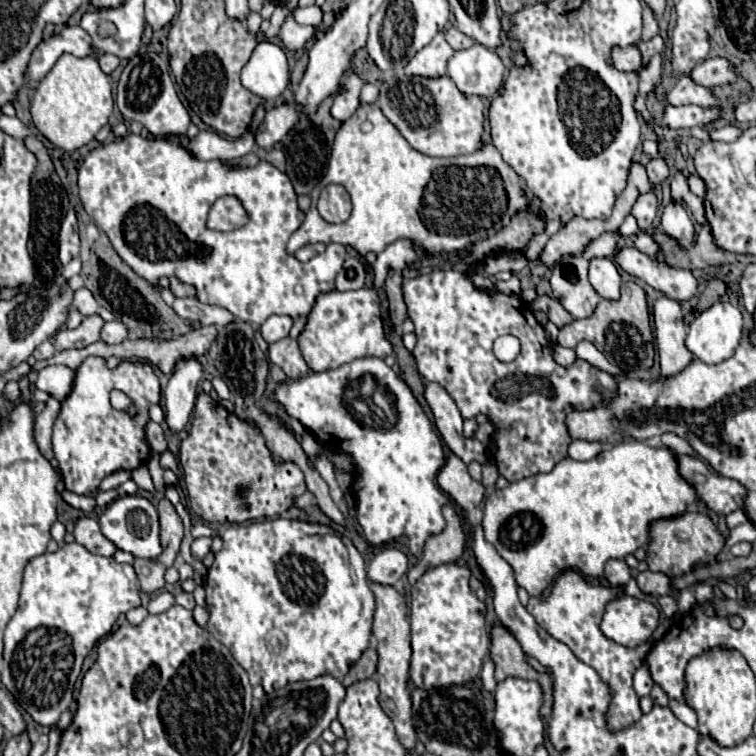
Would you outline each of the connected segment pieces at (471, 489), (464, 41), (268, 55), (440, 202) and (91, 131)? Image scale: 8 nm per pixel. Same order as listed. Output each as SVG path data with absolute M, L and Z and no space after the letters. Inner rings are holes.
M450 455L438 473L438 485L466 511L480 507L484 501L484 485L468 475L466 465L456 455Z
M456 27L446 29L446 31L444 31L444 35L446 35L448 45L450 45L454 51L462 51L462 49L466 49L466 47L472 47L472 45L474 45L474 41L472 41L470 37L466 37L464 33L460 33Z
M260 41L242 69L242 85L268 103L282 95L290 79L284 51L272 41Z
M362 103L356 113L346 119L340 129L336 131L336 139L330 153L330 165L328 173L324 175L322 183L314 187L312 191L312 207L306 213L304 223L300 229L290 237L287 244L287 252L294 255L296 249L308 245L308 243L340 243L354 247L360 255L366 253L382 253L390 243L396 239L410 239L414 247L418 247L424 253L442 253L442 251L454 251L462 249L466 245L472 245L476 241L486 239L488 235L498 233L518 211L530 211L532 201L524 193L520 185L520 177L514 173L514 169L502 159L498 149L494 145L482 145L480 151L472 155L460 155L460 157L448 157L448 159L436 159L422 155L414 151L406 139L398 133L398 129L382 115L380 107L376 103L368 105ZM340 183L348 189L352 199L352 215L344 223L324 223L324 219L318 215L316 201L324 185Z
M68 53L62 55L32 97L32 119L38 131L64 151L76 151L88 145L108 123L112 111L114 99L110 77L102 73L98 61L92 57L78 59Z

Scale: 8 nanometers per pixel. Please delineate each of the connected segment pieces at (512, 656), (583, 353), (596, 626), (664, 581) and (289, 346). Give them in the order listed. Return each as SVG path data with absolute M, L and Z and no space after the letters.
M502 625L492 629L490 657L496 663L496 681L498 683L502 683L502 679L508 679L510 675L514 675L520 679L534 679L542 687L544 703L540 707L540 715L546 719L552 709L552 681L546 673L538 673L526 663L526 655L522 653L518 641Z
M580 341L580 343L578 343L578 347L576 347L576 355L578 355L580 359L588 361L590 365L594 365L594 367L606 371L606 373L612 373L612 375L620 373L620 369L616 369L614 365L610 365L608 359L606 359L606 357L592 345L592 343L588 343L588 341Z
M564 571L552 585L552 591L546 599L536 599L532 597L526 609L536 617L536 623L548 633L554 635L554 639L566 643L574 655L584 661L586 665L594 667L594 671L600 675L600 679L610 687L610 711L606 727L610 733L622 731L626 727L632 727L640 717L640 701L636 691L632 689L632 675L640 665L640 659L651 649L652 644L645 642L636 649L622 647L610 639L606 639L600 631L600 619L604 613L604 607L610 599L620 597L622 587L600 587L600 585L588 585L584 577L578 571Z
M654 571L638 573L636 583L638 583L638 587L640 587L642 593L654 595L654 597L670 593L670 579L664 573L654 573Z
M286 337L286 339L280 339L278 343L272 343L268 347L268 357L274 365L282 367L290 379L298 379L308 373L308 365L302 359L302 351L298 347L298 341L292 337Z

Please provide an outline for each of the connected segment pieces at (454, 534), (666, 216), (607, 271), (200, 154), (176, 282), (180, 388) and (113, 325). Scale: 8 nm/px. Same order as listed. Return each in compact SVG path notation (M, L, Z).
M446 505L444 509L444 519L446 519L446 527L440 535L430 537L426 547L424 547L424 555L422 559L408 571L408 581L414 585L418 581L418 577L424 575L426 569L432 569L436 565L448 563L448 561L456 561L462 557L464 553L464 529L462 523L454 511L452 505Z
M676 201L666 205L666 209L662 213L660 229L668 237L672 237L680 249L690 249L694 245L694 223L692 223L686 207L682 207Z
M590 259L590 283L596 289L596 293L604 299L618 299L620 295L620 273L612 259Z
M200 131L190 141L188 151L202 161L210 161L210 159L230 161L230 159L240 159L246 153L250 153L254 145L256 145L254 135L250 131L244 133L240 139L226 139L214 131Z
M170 279L170 289L172 289L172 293L176 295L176 297L194 297L196 295L196 291L194 291L194 287L190 287L190 285L186 285L186 283L182 283L180 279Z
M184 359L176 365L164 389L164 421L172 433L182 433L196 403L196 385L202 379L202 367L196 359Z
M110 321L110 323L104 323L100 339L108 345L114 345L114 343L122 343L126 339L126 333L128 331L120 321Z

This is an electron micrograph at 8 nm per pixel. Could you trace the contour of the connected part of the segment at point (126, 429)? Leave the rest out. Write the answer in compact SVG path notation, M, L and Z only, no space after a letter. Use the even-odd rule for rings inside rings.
M88 357L78 369L72 393L62 401L60 415L54 423L54 457L62 471L62 479L68 491L78 495L92 495L100 481L118 469L136 469L142 465L142 439L144 439L144 463L150 457L150 445L144 437L144 425L148 423L148 407L160 403L160 381L150 365L122 361L114 371L106 367L102 357ZM120 389L128 393L136 409L134 415L116 411L110 405L110 391Z

